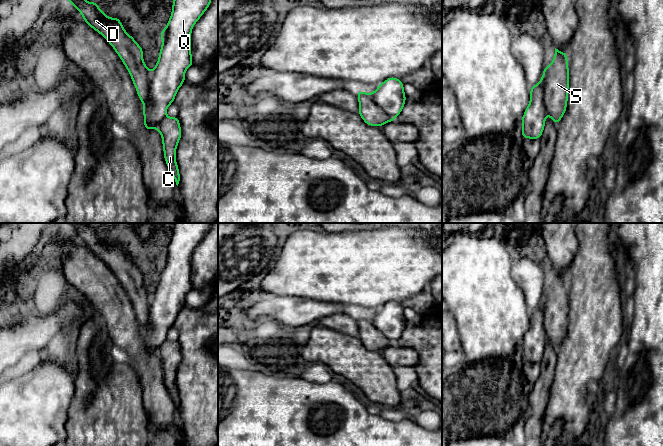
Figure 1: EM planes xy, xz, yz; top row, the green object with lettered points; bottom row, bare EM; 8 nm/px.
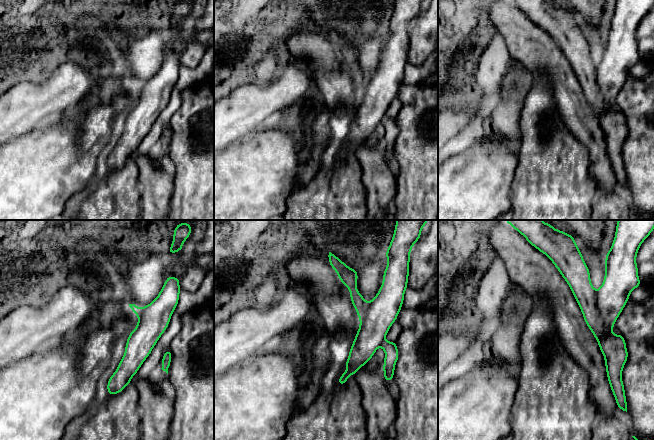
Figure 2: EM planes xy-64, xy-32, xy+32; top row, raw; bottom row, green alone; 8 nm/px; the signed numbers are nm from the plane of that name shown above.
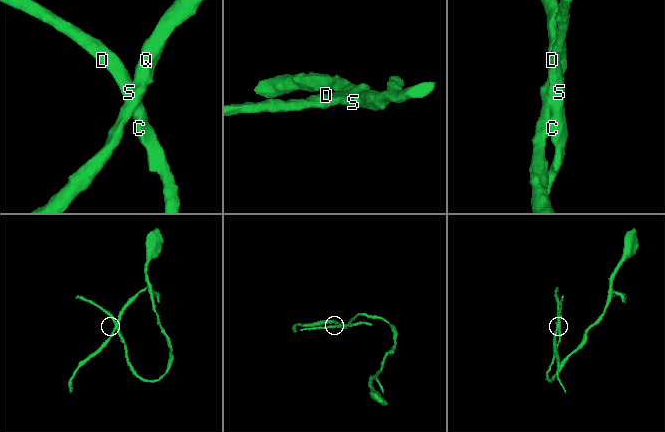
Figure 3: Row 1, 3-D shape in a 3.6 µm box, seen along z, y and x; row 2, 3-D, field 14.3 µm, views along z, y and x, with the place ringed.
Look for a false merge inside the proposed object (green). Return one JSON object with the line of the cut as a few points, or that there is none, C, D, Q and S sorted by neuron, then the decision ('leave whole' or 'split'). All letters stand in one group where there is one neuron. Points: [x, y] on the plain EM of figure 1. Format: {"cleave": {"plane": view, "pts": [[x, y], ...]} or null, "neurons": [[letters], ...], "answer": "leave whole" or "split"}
{"cleave": {"plane": "yz", "pts": [[541, 303], [544, 330], [547, 337]]}, "neurons": [["C", "D", "S"], ["Q"]], "answer": "split"}

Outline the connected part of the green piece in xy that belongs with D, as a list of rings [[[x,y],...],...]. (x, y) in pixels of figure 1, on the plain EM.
[[[67,223],[83,240],[83,244],[95,255],[101,258],[113,271],[129,296],[139,323],[145,327],[149,323],[150,294],[144,287],[143,272],[129,259],[119,242],[110,242],[102,235],[96,226],[88,226],[85,223]]]

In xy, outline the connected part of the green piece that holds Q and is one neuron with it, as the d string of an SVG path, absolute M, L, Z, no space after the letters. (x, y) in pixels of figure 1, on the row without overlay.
M174 223L172 237L167 250L160 256L162 270L156 290L150 297L149 323L143 327L144 351L157 353L166 340L167 332L174 326L175 320L185 306L185 296L193 289L191 278L191 256L211 228L212 223Z

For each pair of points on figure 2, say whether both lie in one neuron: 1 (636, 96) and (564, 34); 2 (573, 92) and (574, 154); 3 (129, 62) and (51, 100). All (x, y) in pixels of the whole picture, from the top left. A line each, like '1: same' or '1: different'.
1: different
2: different
3: same

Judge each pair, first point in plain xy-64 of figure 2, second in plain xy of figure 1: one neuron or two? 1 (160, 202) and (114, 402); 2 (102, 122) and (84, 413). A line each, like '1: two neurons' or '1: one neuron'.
1: two neurons
2: two neurons

